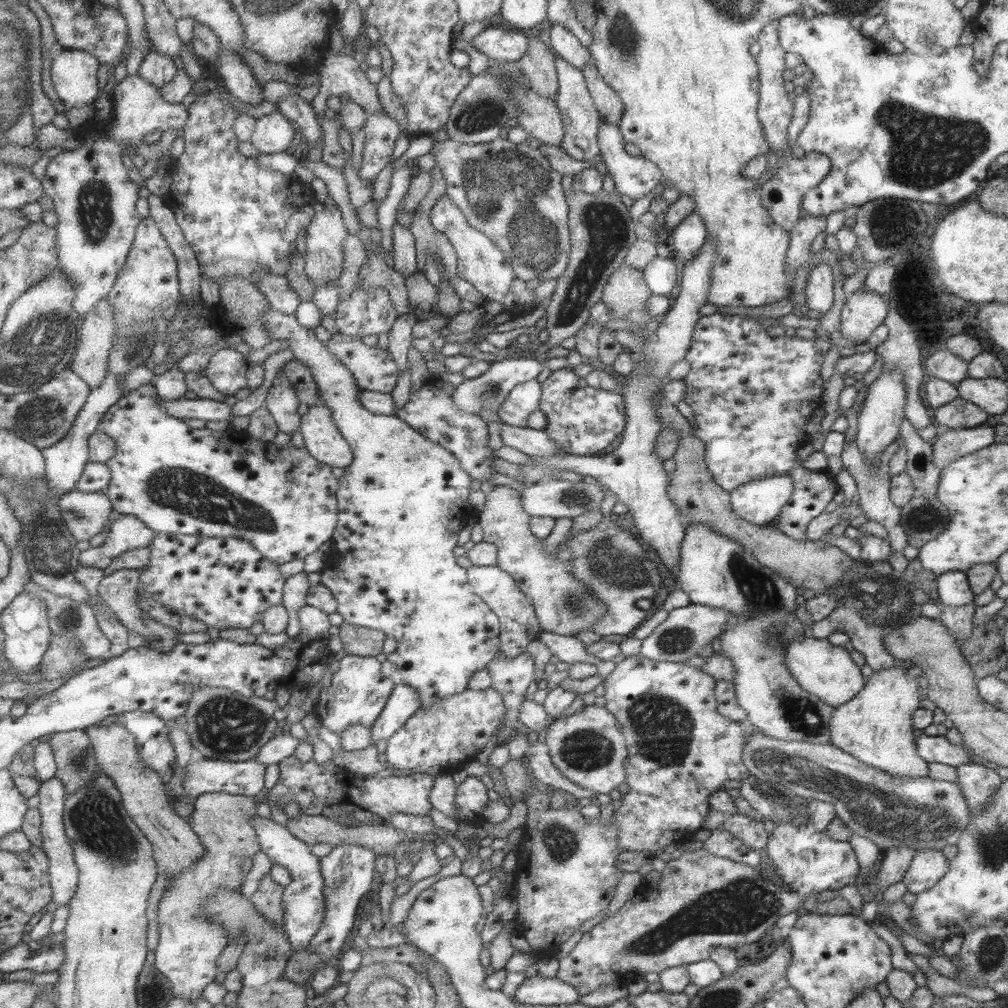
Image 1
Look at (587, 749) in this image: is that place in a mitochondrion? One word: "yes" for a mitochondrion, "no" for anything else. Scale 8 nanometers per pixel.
yes

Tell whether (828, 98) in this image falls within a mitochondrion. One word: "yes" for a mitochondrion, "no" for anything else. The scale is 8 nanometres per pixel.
no

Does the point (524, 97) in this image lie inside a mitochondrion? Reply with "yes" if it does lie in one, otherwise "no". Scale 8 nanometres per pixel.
yes

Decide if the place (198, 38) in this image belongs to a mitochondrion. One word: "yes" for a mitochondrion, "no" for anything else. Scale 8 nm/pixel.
no

